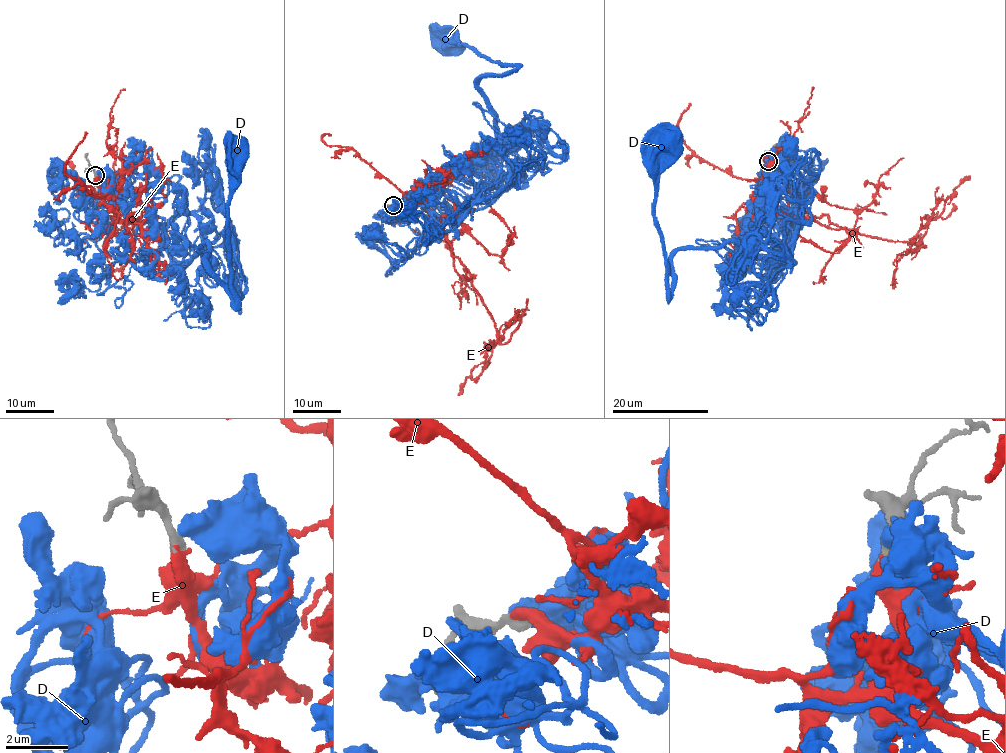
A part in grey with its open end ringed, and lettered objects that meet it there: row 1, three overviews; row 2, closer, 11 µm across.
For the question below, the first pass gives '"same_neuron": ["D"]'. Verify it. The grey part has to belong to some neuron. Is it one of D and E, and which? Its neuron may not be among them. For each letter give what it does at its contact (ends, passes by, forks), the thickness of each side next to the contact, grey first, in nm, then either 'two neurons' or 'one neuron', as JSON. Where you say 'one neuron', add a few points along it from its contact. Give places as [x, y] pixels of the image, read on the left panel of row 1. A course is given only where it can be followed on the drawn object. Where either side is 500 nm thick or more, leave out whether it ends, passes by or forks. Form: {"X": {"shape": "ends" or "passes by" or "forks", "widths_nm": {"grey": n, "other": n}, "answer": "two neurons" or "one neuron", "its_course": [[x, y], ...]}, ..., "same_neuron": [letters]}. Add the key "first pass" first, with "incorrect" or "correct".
{"first pass": "incorrect", "D": {"widths_nm": {"grey": 440, "other": 550}, "answer": "two neurons"}, "E": {"shape": "ends", "widths_nm": {"grey": 400, "other": 440}, "answer": "one neuron", "its_course": [[96, 175], [99, 189], [117, 202], [110, 232], [116, 211], [105, 203], [96, 204], [94, 189], [64, 161]]}, "same_neuron": ["E"]}

